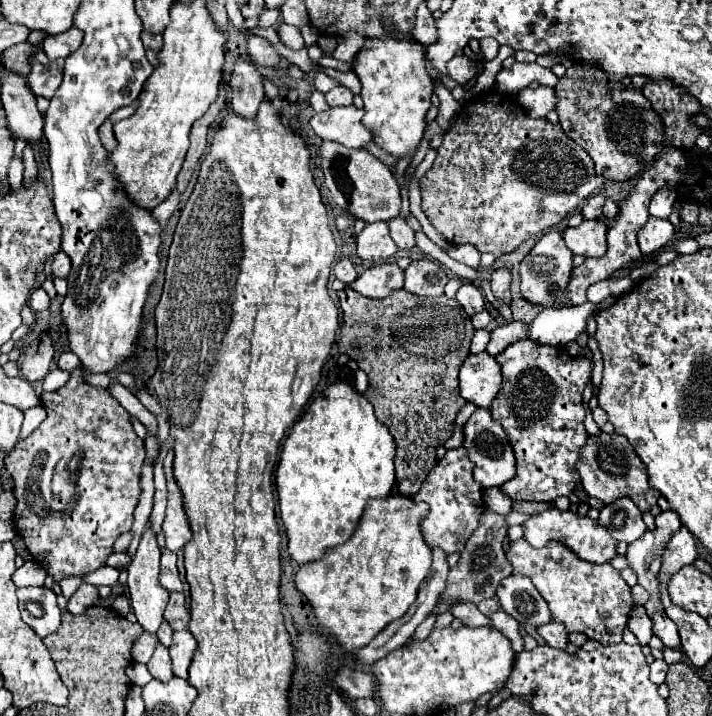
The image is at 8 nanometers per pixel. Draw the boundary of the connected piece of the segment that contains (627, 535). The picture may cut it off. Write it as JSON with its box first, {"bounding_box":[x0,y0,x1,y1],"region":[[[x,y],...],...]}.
{"bounding_box":[599,498,647,544],"region":[[[619,498],[603,506],[599,524],[605,526],[615,540],[623,540],[627,544],[639,540],[647,532],[643,514],[635,502],[631,502],[631,498]]]}

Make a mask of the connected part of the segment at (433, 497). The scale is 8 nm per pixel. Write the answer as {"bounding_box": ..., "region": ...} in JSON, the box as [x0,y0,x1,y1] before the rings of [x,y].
{"bounding_box":[413,446,483,554],"region":[[[463,446],[447,450],[447,454],[437,460],[413,500],[429,504],[429,514],[421,520],[421,532],[425,542],[431,548],[443,548],[445,554],[461,552],[483,514],[483,488],[479,486],[479,482],[473,480],[473,466]]]}

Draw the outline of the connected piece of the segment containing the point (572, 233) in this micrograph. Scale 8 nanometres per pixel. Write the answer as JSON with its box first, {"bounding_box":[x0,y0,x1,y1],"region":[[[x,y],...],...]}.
{"bounding_box":[563,220,607,256],"region":[[[583,220],[579,226],[567,228],[563,240],[573,254],[603,256],[607,252],[607,224],[603,220]]]}

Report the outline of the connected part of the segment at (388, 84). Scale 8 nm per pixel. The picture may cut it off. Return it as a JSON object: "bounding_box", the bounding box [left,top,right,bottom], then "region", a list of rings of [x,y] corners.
{"bounding_box":[353,36,433,160],"region":[[[389,36],[373,38],[369,48],[355,56],[353,72],[359,76],[363,90],[361,98],[365,102],[363,124],[371,130],[373,142],[393,154],[397,160],[405,156],[415,156],[425,126],[427,110],[431,108],[433,80],[423,66],[425,52],[421,46],[409,44],[409,40],[397,40]]]}

